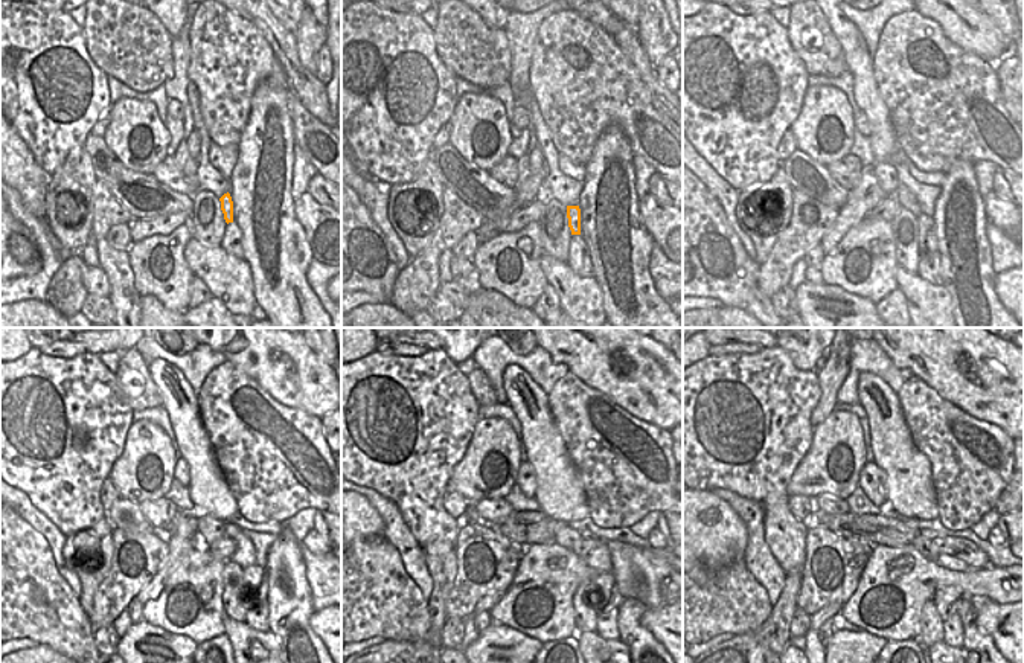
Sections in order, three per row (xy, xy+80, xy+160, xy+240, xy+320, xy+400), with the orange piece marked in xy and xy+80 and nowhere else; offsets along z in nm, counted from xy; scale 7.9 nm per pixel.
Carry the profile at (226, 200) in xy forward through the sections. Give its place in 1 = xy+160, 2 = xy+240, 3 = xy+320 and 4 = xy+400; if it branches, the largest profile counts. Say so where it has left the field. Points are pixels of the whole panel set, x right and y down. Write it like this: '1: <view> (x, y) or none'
1: xy+160 (927, 240)
2: xy+240 (255, 587)
3: xy+320 (601, 595)
4: xy+400 (947, 601)

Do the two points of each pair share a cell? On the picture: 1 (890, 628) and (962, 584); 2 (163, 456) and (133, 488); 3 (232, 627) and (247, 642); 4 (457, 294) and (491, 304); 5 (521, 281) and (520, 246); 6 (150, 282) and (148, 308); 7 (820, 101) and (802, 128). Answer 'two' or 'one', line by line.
1: one
2: one
3: one
4: one
5: one
6: two
7: one

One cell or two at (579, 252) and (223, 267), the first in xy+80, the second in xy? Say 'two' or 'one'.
two

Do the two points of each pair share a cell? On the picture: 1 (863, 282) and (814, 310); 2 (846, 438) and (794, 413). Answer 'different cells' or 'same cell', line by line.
1: different cells
2: different cells

